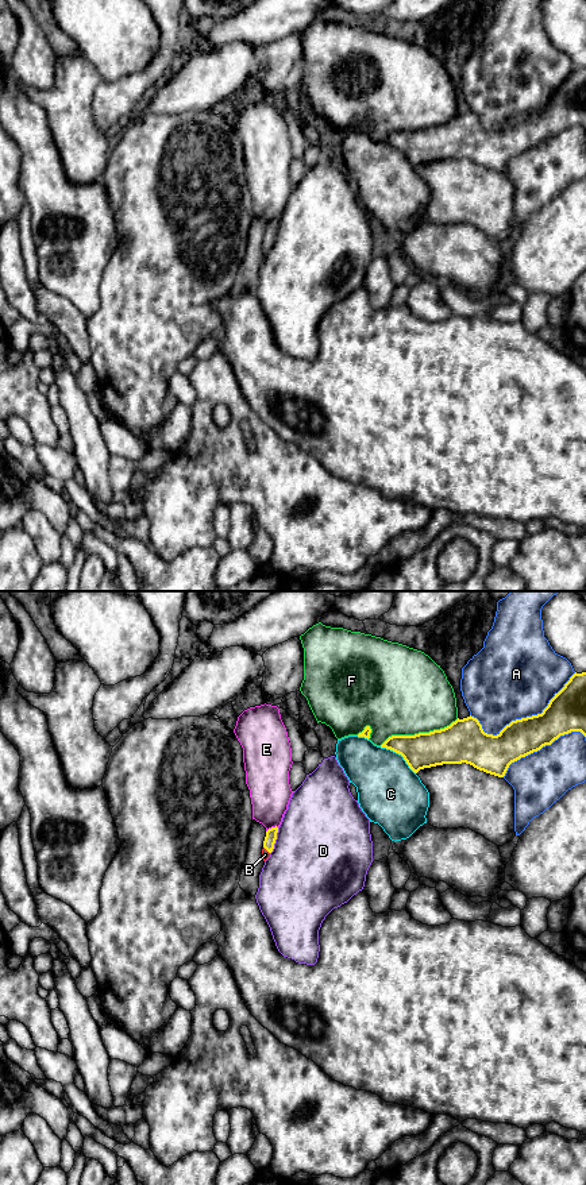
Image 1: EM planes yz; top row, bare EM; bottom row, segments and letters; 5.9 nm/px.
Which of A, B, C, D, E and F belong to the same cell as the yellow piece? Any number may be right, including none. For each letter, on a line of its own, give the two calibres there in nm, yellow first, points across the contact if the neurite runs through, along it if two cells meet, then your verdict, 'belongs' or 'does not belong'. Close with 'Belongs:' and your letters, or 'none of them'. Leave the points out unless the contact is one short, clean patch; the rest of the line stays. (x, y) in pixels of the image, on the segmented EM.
A: calibres 220 and 500 nm; does not belong
B: calibres 70 and 50 nm; way yz (270, 837), (266, 849), (265, 855); belongs
C: calibres 220 and 380 nm; does not belong
D: calibres 70 and 500 nm; does not belong
E: calibres 70 and 240 nm; does not belong
F: calibres 240 and 500 nm; does not belong
Belongs: B

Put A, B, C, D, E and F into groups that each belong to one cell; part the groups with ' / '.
A / B / C / D / E / F

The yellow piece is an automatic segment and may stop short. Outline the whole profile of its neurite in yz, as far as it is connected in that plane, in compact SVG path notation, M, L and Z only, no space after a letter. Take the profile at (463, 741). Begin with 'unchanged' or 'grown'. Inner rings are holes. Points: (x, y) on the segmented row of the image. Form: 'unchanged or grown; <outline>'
unchanged; M575 672L541 714L512 721L497 736L485 733L479 721L470 715L458 718L440 730L415 736L392 736L381 748L401 754L415 773L436 765L466 763L486 773L504 777L512 763L551 745L560 736L571 732L581 732L586 737L586 672Z

